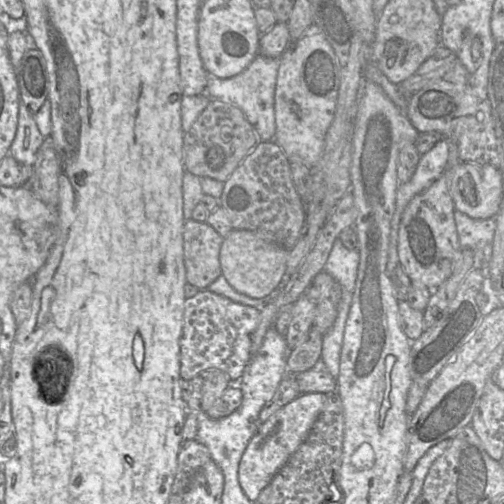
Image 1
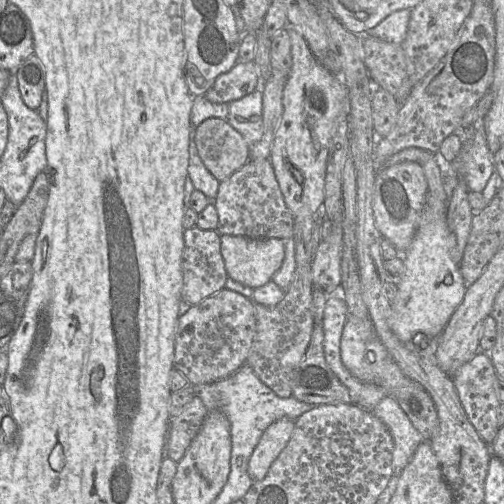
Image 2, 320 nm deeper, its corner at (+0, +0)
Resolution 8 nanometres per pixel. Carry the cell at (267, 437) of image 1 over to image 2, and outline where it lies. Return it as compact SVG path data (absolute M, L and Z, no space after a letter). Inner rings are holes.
M283 417L265 429L248 461L247 471L253 481L260 481L266 476L273 462L289 442L295 421Z

